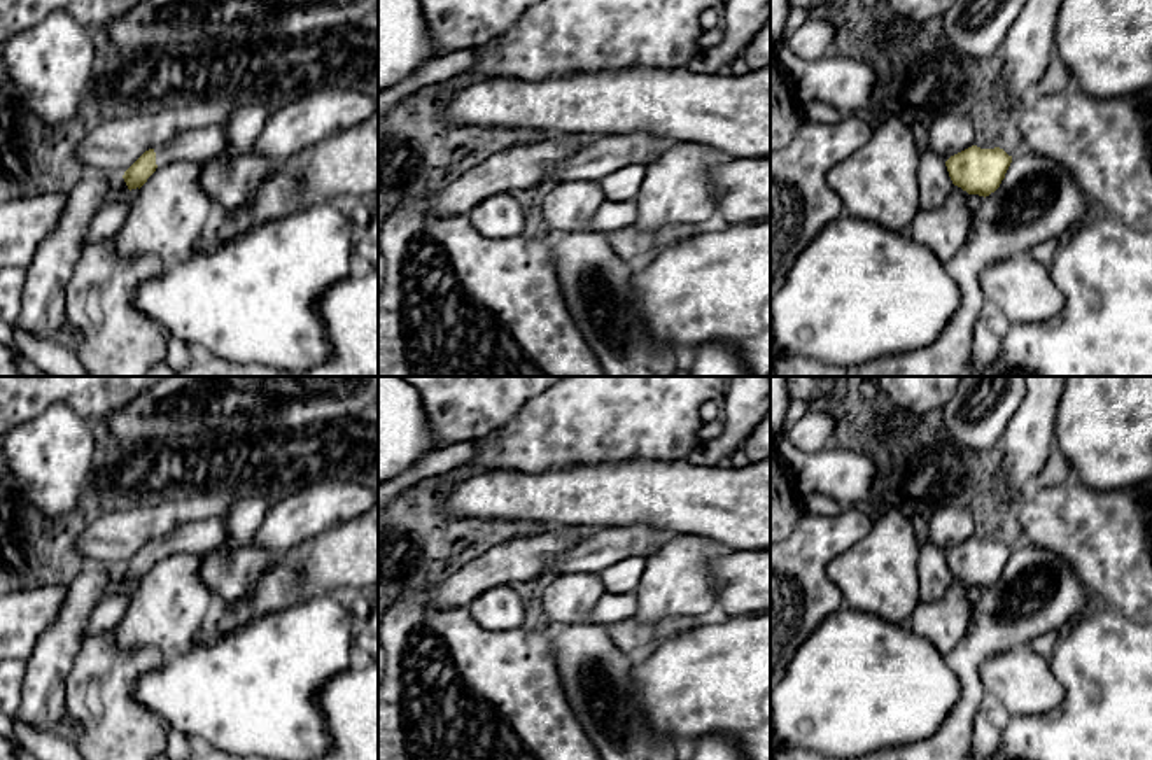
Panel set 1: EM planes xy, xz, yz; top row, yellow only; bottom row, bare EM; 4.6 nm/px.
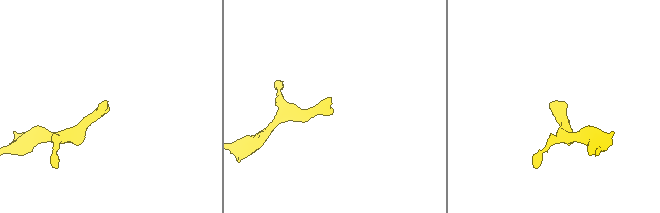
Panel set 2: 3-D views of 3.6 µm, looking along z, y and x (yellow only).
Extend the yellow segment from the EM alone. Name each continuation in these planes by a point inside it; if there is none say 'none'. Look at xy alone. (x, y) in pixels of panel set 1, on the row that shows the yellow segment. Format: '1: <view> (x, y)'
1: xy (200, 144)

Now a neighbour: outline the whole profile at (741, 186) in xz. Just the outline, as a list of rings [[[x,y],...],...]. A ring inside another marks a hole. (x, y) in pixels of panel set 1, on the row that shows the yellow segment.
[[[770,154],[727,159],[711,172],[716,212],[730,224],[770,219]]]

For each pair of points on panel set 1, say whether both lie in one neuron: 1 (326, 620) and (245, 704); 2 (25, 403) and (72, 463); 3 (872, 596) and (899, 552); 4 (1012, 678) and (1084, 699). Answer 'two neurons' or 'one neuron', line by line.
1: one neuron
2: two neurons
3: one neuron
4: two neurons

